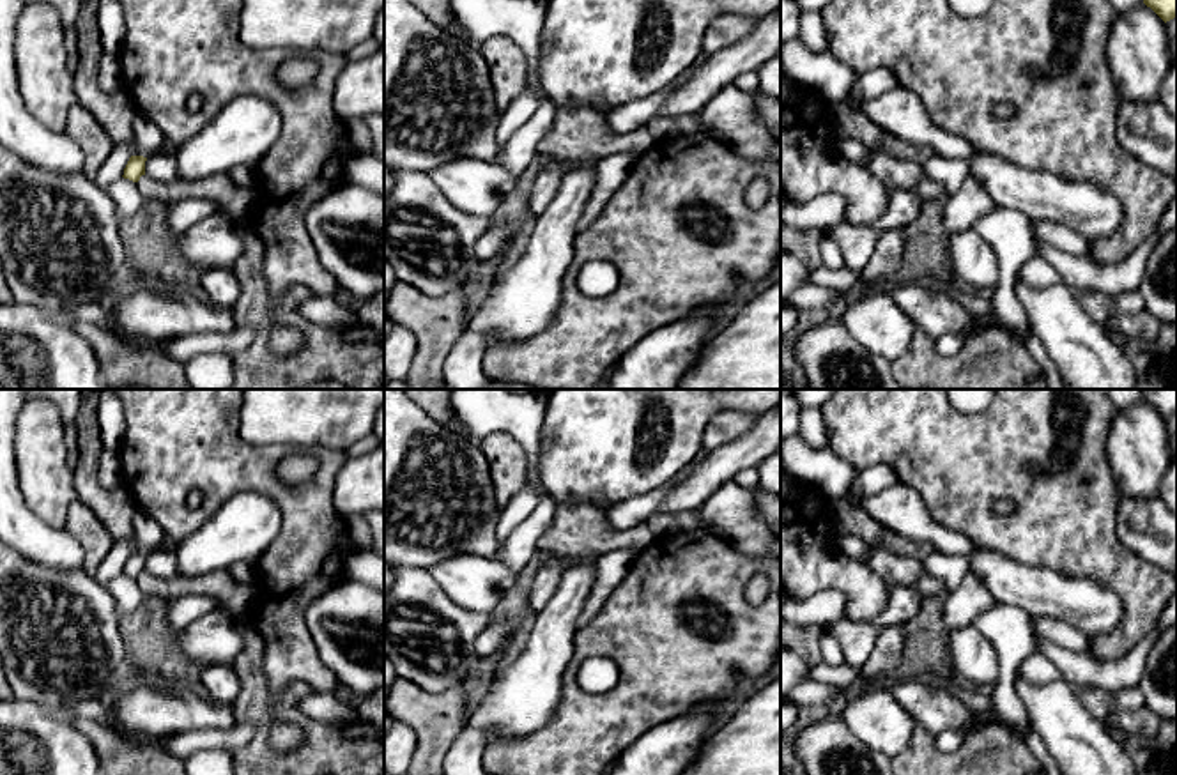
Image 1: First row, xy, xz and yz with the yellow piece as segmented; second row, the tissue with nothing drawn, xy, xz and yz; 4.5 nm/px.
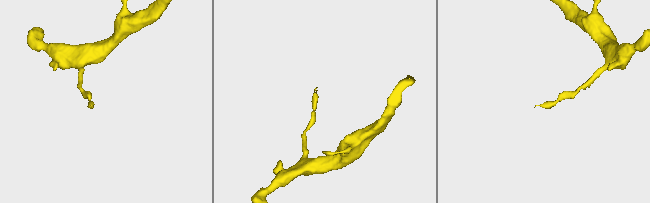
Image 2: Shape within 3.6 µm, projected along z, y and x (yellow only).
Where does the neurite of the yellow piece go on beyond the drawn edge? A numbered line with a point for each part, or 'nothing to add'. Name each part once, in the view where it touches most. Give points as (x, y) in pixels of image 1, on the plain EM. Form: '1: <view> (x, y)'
nothing to add

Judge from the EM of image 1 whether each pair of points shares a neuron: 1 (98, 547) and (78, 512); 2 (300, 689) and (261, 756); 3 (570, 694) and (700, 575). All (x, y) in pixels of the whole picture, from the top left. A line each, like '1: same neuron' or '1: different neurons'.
1: same neuron
2: same neuron
3: same neuron

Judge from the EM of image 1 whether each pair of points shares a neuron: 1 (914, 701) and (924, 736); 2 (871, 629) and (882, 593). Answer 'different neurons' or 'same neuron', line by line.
1: different neurons
2: different neurons

